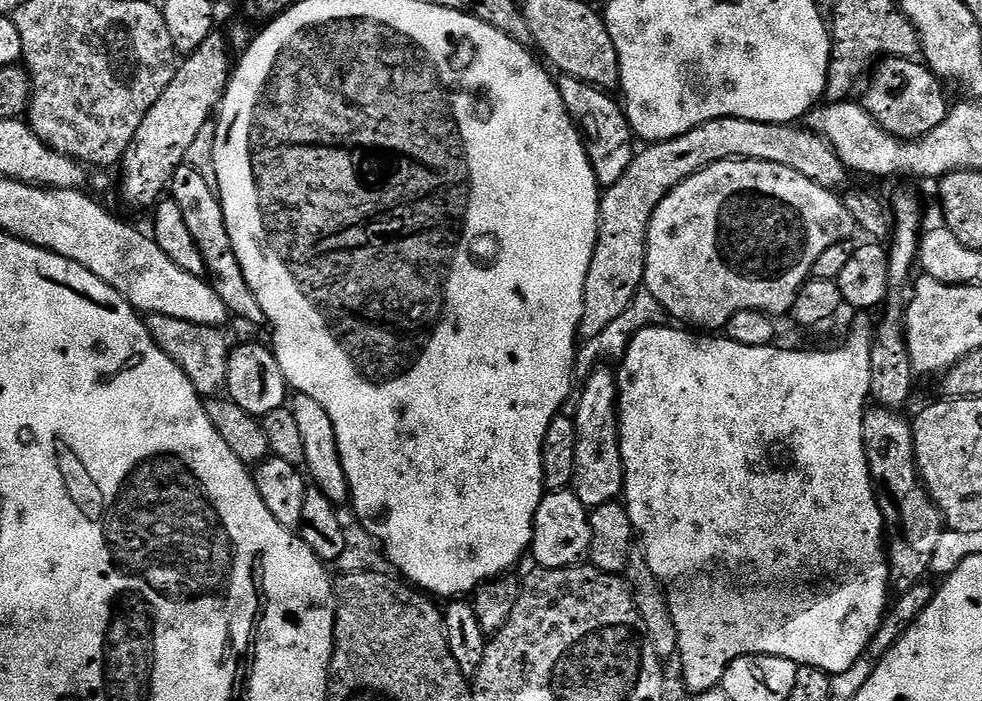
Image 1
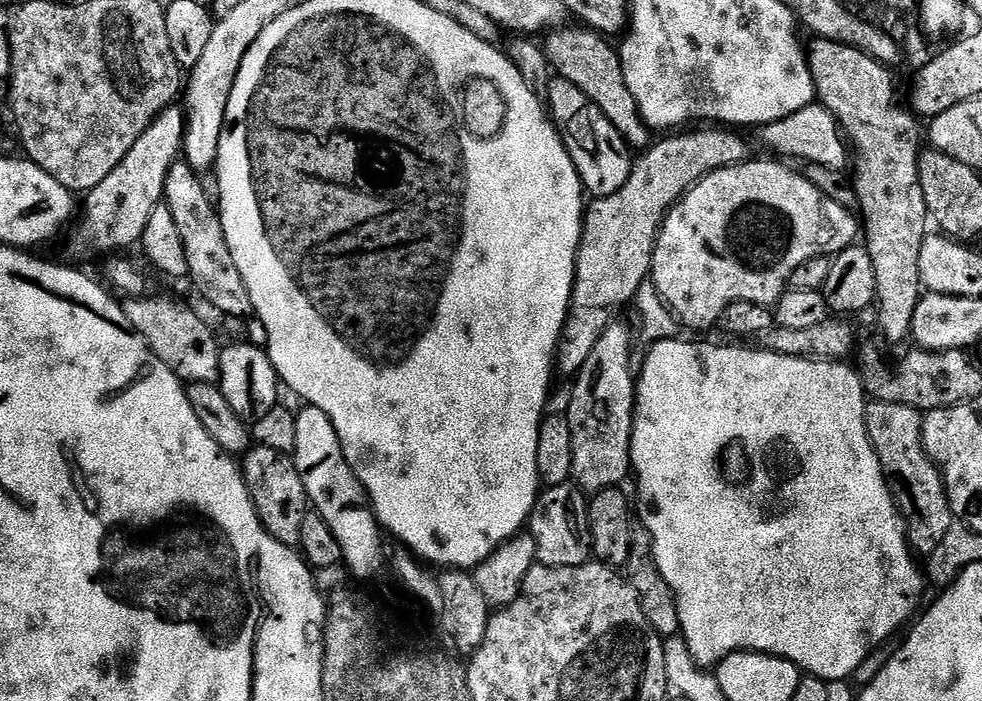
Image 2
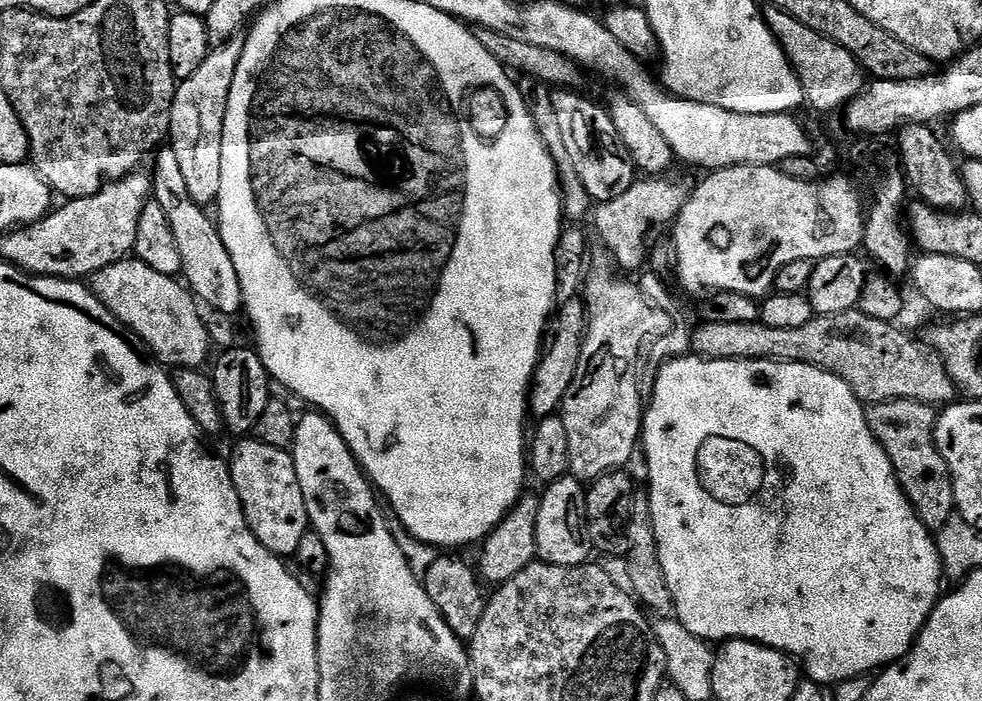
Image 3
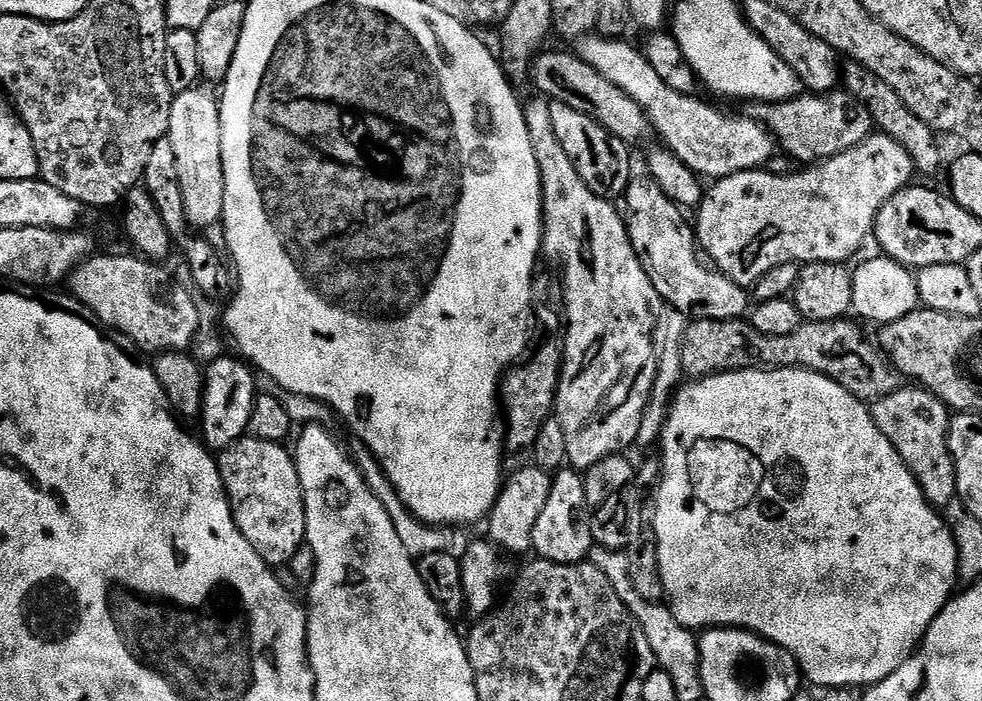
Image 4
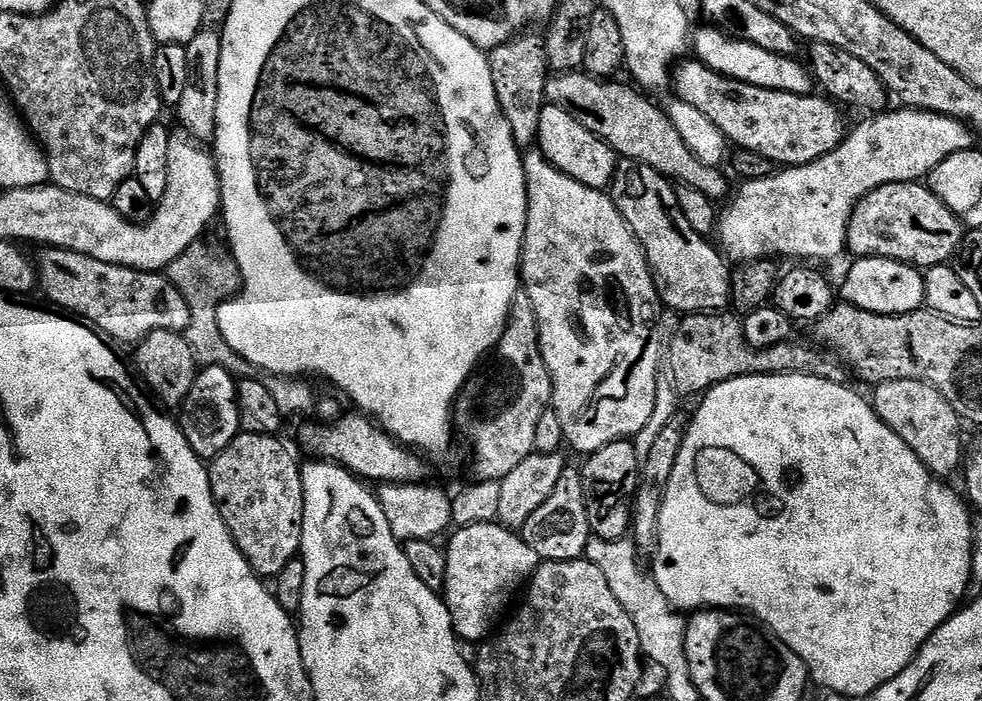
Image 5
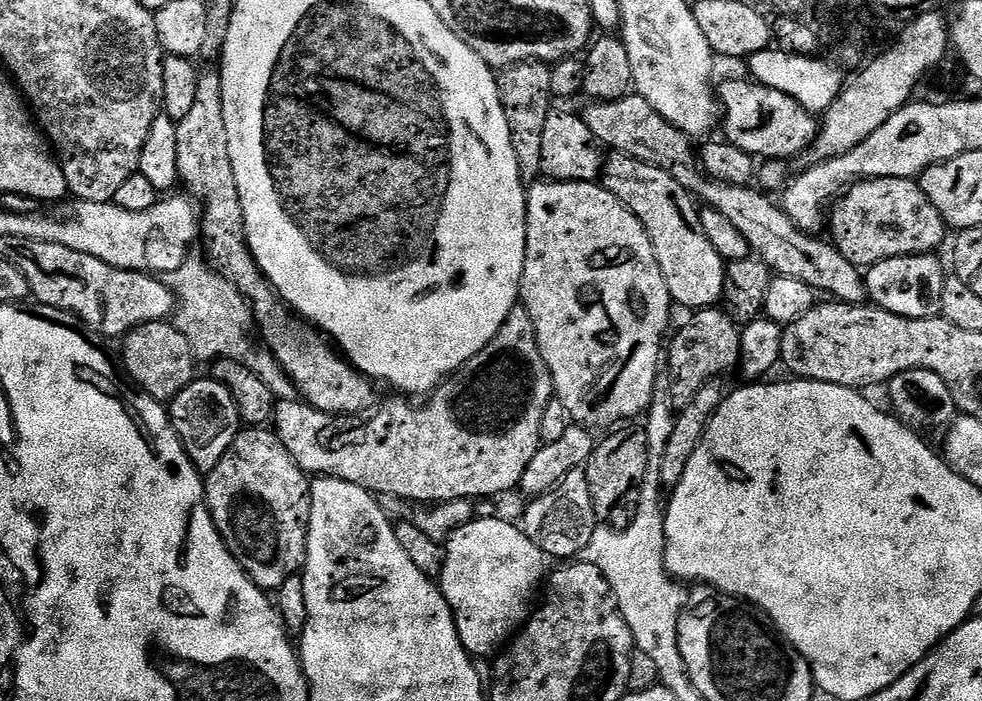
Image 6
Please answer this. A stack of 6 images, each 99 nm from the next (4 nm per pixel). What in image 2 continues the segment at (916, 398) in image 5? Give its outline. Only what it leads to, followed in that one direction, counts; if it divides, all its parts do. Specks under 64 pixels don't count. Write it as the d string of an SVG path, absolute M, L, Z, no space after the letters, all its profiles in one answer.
M872 400L864 409L868 437L878 454L880 465L884 468L884 475L890 481L896 508L903 516L908 529L908 547L920 558L927 558L931 552L938 550L938 542L942 542L942 538L946 538L946 534L954 527L948 491L944 489L944 476L936 467L936 463L928 457L928 451L924 448L924 417L925 413L918 411L914 406L902 406L881 400Z

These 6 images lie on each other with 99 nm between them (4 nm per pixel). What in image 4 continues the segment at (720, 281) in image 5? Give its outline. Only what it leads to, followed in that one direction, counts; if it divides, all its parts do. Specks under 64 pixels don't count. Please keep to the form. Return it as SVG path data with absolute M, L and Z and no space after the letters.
M633 175L627 190L624 191L622 204L626 209L628 237L632 240L636 257L648 272L654 290L658 290L658 294L669 309L677 308L682 315L692 320L738 320L749 311L750 300L749 297L748 300L744 297L747 296L745 289L734 283L729 276L722 276L711 267L704 268L705 261L698 251L698 241L693 225L689 221L688 224L684 221L685 213L680 205L666 198L662 186L658 186L658 182L654 182L651 176Z

